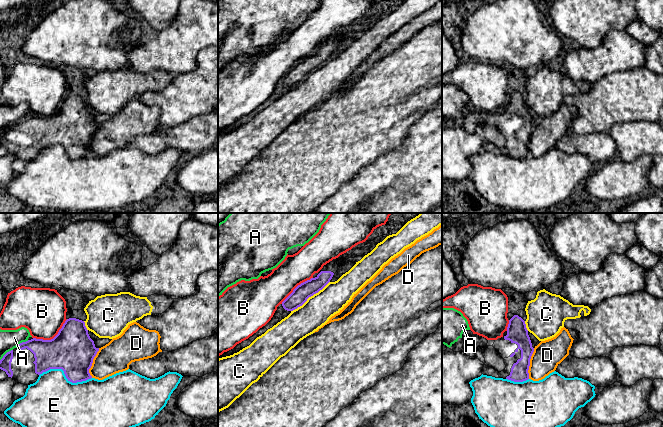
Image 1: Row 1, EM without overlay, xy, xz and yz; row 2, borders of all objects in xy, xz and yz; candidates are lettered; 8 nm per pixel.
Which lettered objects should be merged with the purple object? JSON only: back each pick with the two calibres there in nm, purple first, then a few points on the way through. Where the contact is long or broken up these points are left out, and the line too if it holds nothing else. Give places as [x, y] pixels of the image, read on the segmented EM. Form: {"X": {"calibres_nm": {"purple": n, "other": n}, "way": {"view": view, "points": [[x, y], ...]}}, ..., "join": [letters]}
{"join": []}

